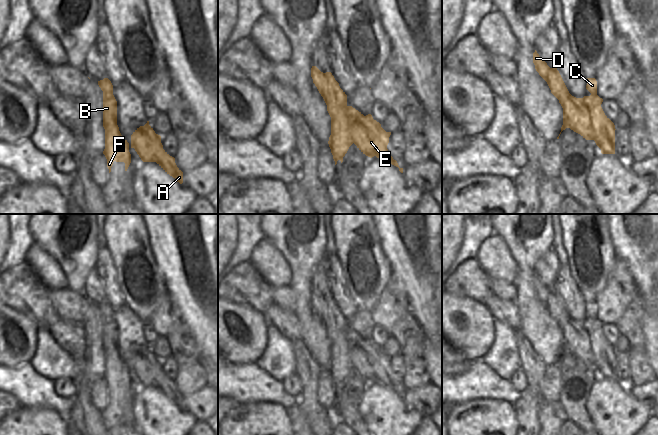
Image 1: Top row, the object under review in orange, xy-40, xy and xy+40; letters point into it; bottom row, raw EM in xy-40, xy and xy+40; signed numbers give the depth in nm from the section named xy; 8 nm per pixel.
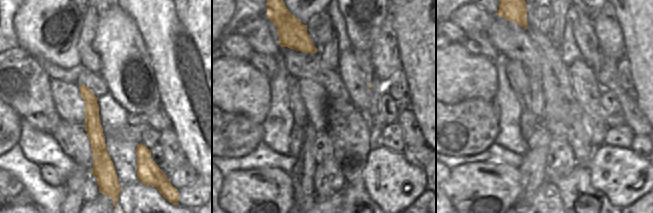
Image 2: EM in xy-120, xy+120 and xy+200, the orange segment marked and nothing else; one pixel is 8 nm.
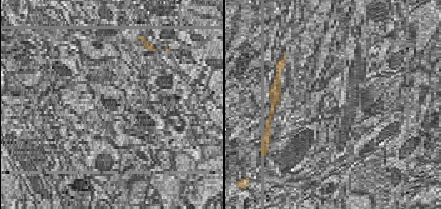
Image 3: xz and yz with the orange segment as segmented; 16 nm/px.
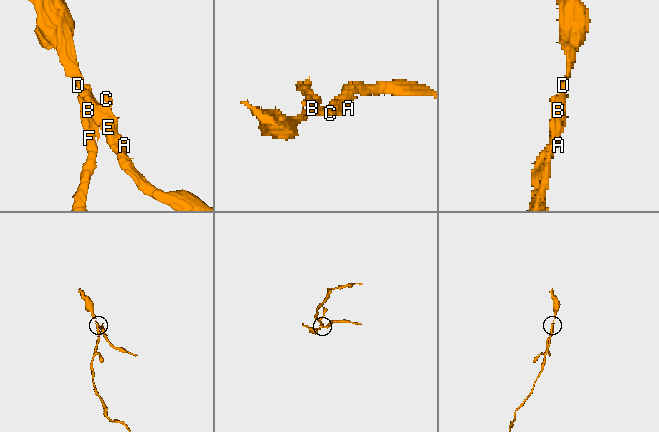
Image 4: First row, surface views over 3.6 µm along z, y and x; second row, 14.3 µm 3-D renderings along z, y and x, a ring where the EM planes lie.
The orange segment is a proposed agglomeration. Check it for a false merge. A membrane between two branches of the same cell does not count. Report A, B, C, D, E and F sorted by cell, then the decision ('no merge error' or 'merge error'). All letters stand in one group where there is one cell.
groups A C D E / B F; merge error

